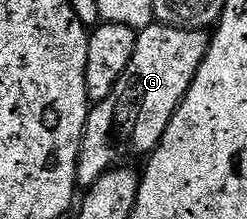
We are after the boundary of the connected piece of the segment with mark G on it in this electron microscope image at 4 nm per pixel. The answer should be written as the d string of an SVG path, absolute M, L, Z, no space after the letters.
M152 24L138 31L129 68L125 68L125 72L117 80L111 95L105 101L92 105L91 114L87 117L77 164L77 180L80 187L91 187L97 180L101 180L101 176L130 163L127 161L138 154L150 155L163 141L165 128L169 128L169 120L173 120L173 116L179 111L179 105L183 103L183 97L189 92L210 49L211 39L207 30L178 30L175 26Z

